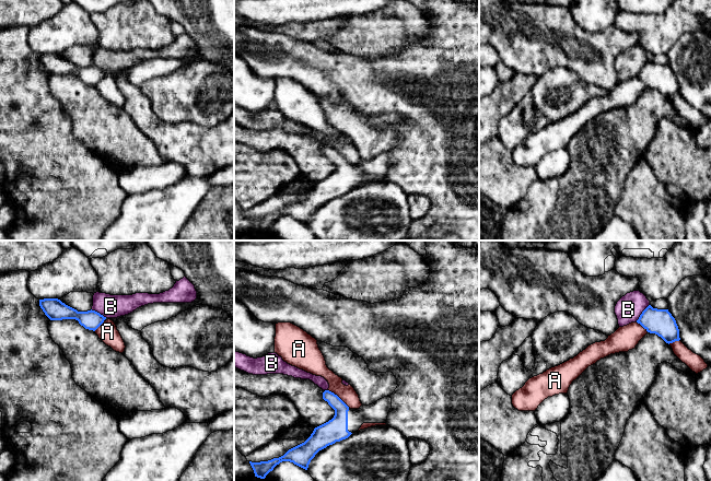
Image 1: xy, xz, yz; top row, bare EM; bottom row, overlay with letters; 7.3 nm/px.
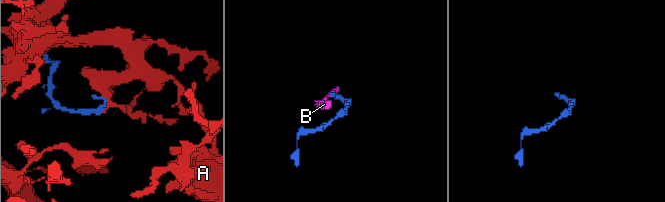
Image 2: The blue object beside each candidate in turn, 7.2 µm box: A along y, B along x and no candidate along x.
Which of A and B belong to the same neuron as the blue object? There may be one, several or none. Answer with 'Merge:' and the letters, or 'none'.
Merge: none

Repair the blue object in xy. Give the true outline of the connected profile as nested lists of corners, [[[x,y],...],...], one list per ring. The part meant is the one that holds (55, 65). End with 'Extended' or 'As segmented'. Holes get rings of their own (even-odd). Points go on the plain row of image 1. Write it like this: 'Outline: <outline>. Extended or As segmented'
Outline: [[[148,0],[155,11],[171,21],[182,24],[185,32],[195,40],[197,54],[191,58],[153,58],[141,61],[132,68],[117,73],[106,73],[95,66],[78,67],[58,54],[39,55],[39,61],[50,75],[75,74],[85,84],[95,86],[107,74],[116,77],[124,72],[132,84],[141,86],[144,82],[167,75],[196,60],[221,63],[234,75],[234,0]]]. Extended

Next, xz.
Outline: [[[329,145],[323,148],[323,154],[335,165],[335,171],[328,177],[314,184],[311,191],[302,199],[289,204],[283,211],[273,213],[268,216],[252,218],[249,216],[255,232],[265,234],[273,223],[282,216],[290,216],[294,220],[307,225],[311,215],[315,210],[329,200],[348,193],[352,188],[357,187],[363,178],[386,178],[388,167],[392,163],[392,153],[384,152],[369,161],[361,161],[359,164],[350,164],[337,150]]]. Extended

